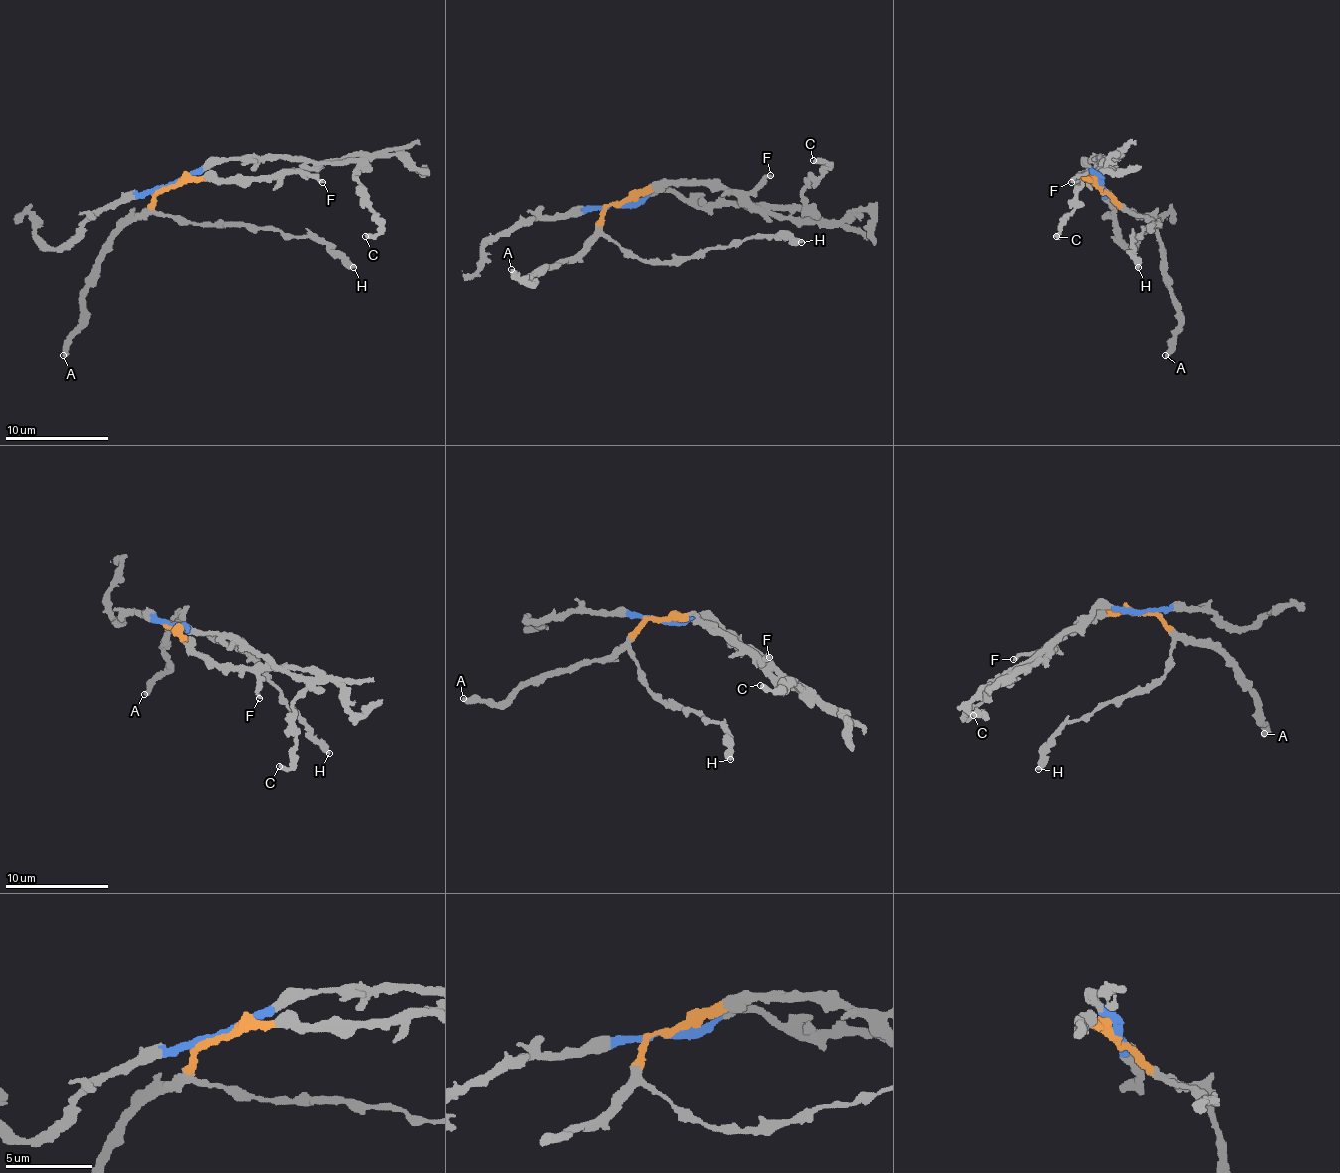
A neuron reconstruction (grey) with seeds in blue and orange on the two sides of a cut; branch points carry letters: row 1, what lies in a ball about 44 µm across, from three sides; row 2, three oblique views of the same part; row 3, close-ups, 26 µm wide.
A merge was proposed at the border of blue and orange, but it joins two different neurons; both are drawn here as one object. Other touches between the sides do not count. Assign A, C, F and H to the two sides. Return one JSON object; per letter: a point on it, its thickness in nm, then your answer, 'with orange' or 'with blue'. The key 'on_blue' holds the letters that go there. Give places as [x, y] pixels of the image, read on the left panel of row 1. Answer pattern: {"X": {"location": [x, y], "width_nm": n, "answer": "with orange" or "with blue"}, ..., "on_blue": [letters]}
{"A": {"location": [63, 355], "width_nm": 380, "answer": "with orange"}, "C": {"location": [365, 236], "width_nm": 360, "answer": "with blue"}, "F": {"location": [322, 182], "width_nm": 240, "answer": "with orange"}, "H": {"location": [353, 267], "width_nm": 460, "answer": "with orange"}, "on_blue": ["C"]}

